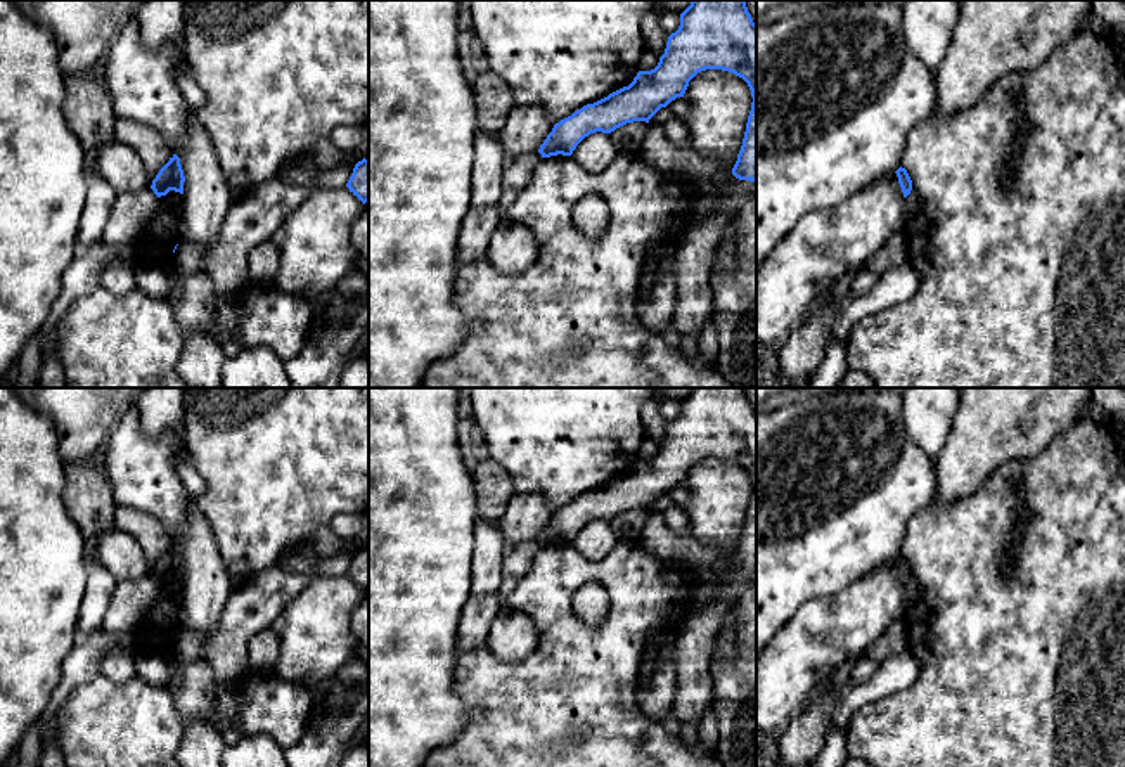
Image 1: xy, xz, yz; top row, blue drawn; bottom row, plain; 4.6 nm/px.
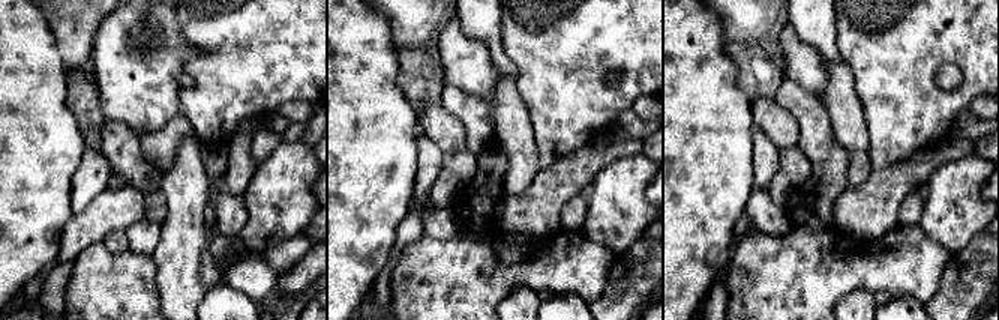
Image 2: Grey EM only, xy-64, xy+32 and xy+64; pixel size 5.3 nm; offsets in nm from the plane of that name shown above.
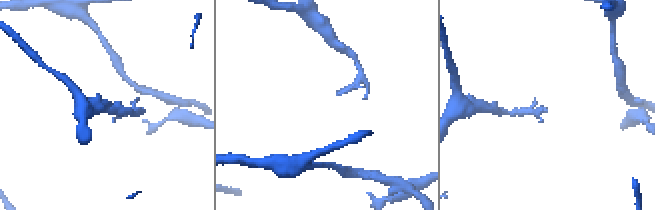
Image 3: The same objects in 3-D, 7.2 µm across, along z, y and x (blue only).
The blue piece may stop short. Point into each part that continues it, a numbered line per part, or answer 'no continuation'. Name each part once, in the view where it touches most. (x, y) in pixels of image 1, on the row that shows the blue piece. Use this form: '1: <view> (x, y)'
1: xz (696, 246)

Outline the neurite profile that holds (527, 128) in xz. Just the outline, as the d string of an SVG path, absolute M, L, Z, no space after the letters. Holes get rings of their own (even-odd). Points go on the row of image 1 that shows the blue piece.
M537 104L514 107L505 126L497 133L504 158L538 152L554 125L556 123L547 116L547 113Z

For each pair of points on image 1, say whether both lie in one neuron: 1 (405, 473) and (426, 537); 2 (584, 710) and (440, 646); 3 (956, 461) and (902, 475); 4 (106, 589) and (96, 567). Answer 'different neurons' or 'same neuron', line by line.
1: same neuron
2: different neurons
3: different neurons
4: same neuron

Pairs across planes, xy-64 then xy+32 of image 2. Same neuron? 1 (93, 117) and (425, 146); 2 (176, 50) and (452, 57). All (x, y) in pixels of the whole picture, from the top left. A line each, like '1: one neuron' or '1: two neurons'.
1: two neurons
2: one neuron

